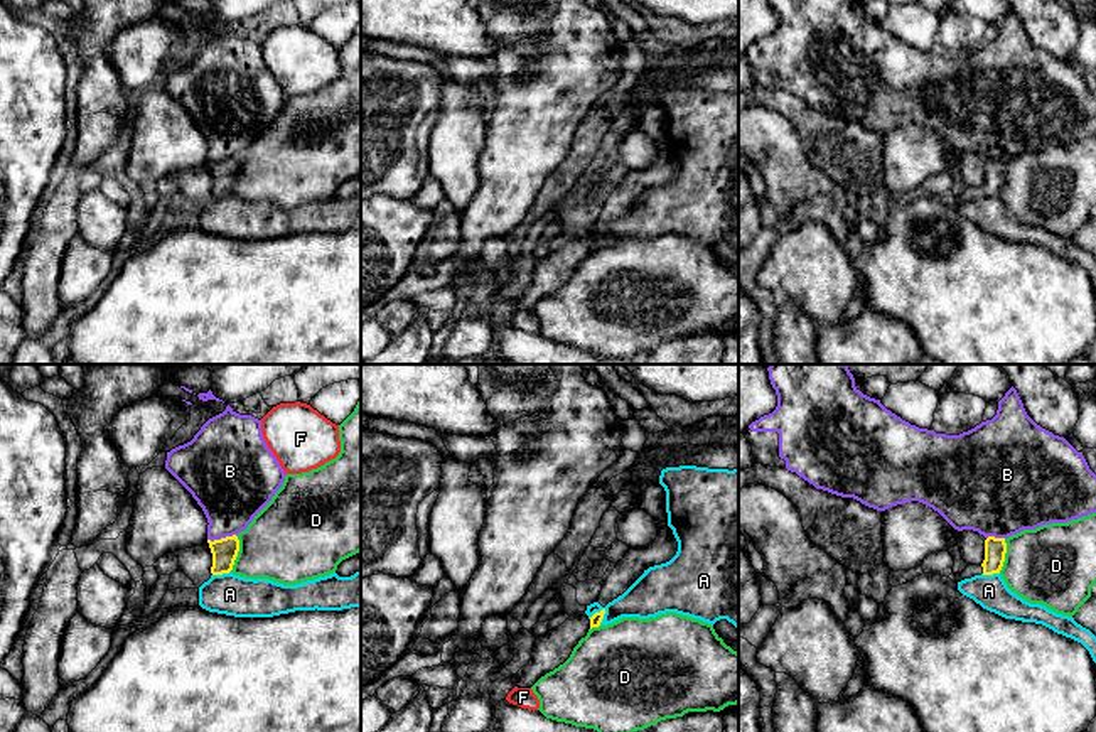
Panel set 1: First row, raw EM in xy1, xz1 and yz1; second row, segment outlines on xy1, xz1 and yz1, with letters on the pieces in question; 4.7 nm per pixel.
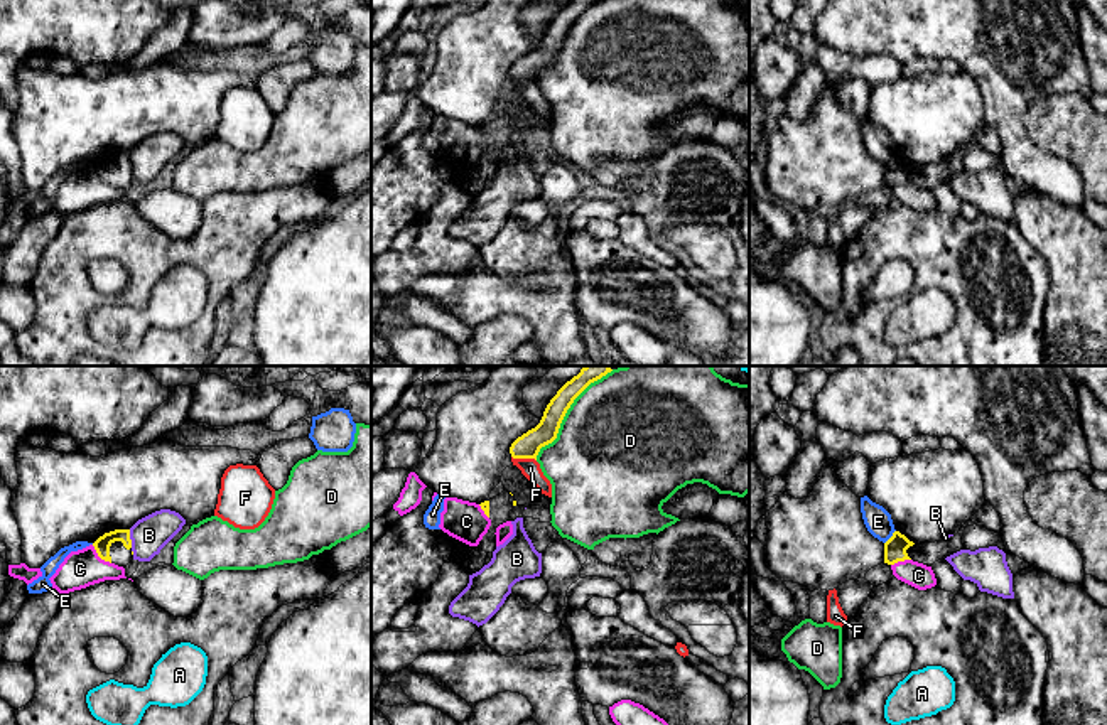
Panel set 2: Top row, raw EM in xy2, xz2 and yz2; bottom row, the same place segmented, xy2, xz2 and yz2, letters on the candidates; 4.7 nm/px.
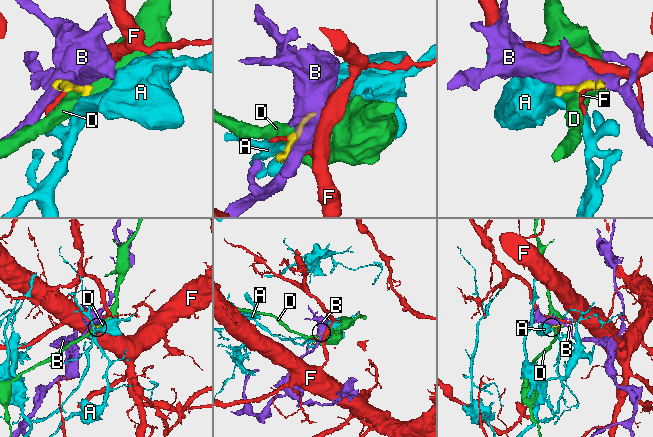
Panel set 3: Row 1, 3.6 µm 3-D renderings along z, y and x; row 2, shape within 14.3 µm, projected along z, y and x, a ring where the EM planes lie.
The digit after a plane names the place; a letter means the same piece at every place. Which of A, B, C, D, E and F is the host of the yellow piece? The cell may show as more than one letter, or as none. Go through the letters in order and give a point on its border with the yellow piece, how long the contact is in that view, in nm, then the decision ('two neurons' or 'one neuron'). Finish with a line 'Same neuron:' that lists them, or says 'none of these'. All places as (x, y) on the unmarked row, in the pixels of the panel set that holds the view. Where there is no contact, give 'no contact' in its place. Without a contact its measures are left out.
A: xz1 (597, 235) | 100 nm | two neurons
B: xy1 (221, 161) | 140 nm | two neurons
C: xy2 (100, 179) | 130 nm | two neurons
D: xz2 (562, 41) | 500 nm | two neurons
E: yz2 (891, 159) | 90 nm | two neurons
F: xz2 (523, 80) | 120 nm | two neurons
Same neuron: none of these

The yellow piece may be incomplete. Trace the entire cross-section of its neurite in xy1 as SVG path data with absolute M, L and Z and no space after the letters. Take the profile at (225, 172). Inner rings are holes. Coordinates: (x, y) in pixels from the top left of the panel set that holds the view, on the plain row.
M236 157L221 162L207 162L212 175L212 197L229 196L239 174L239 162Z

